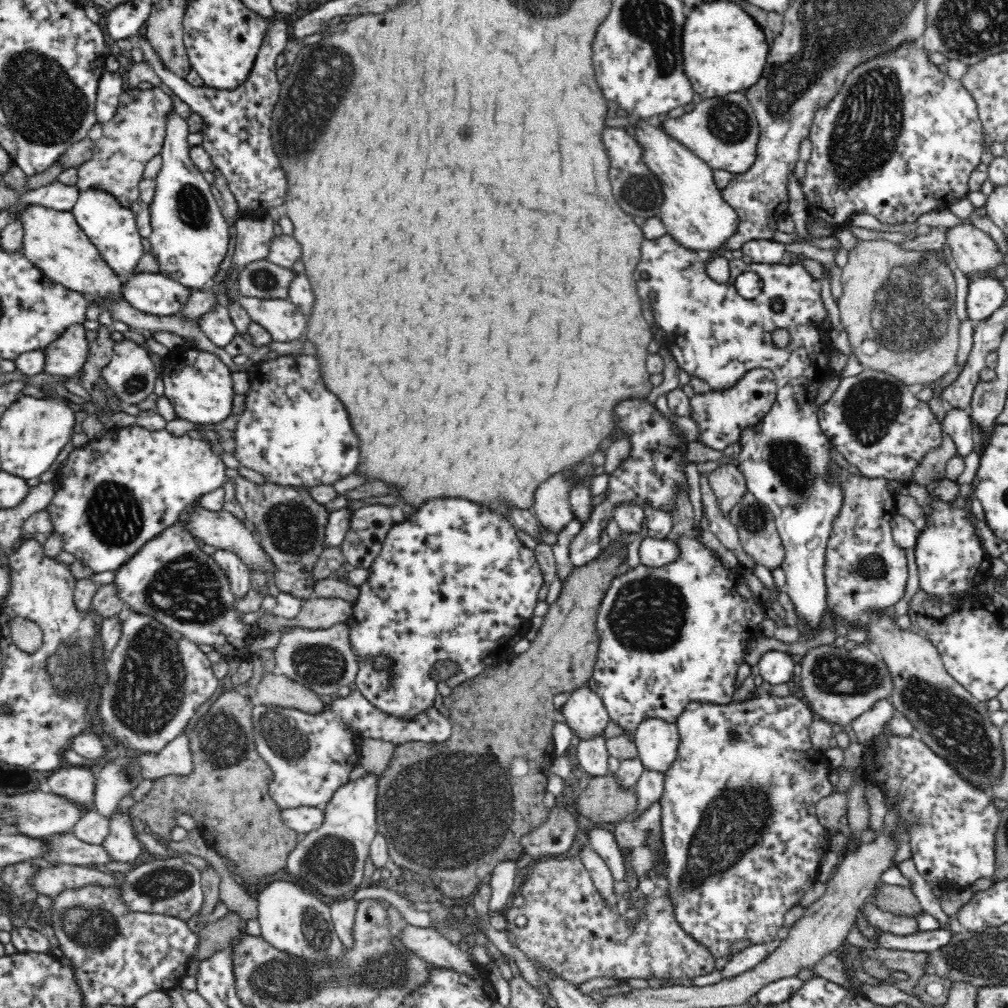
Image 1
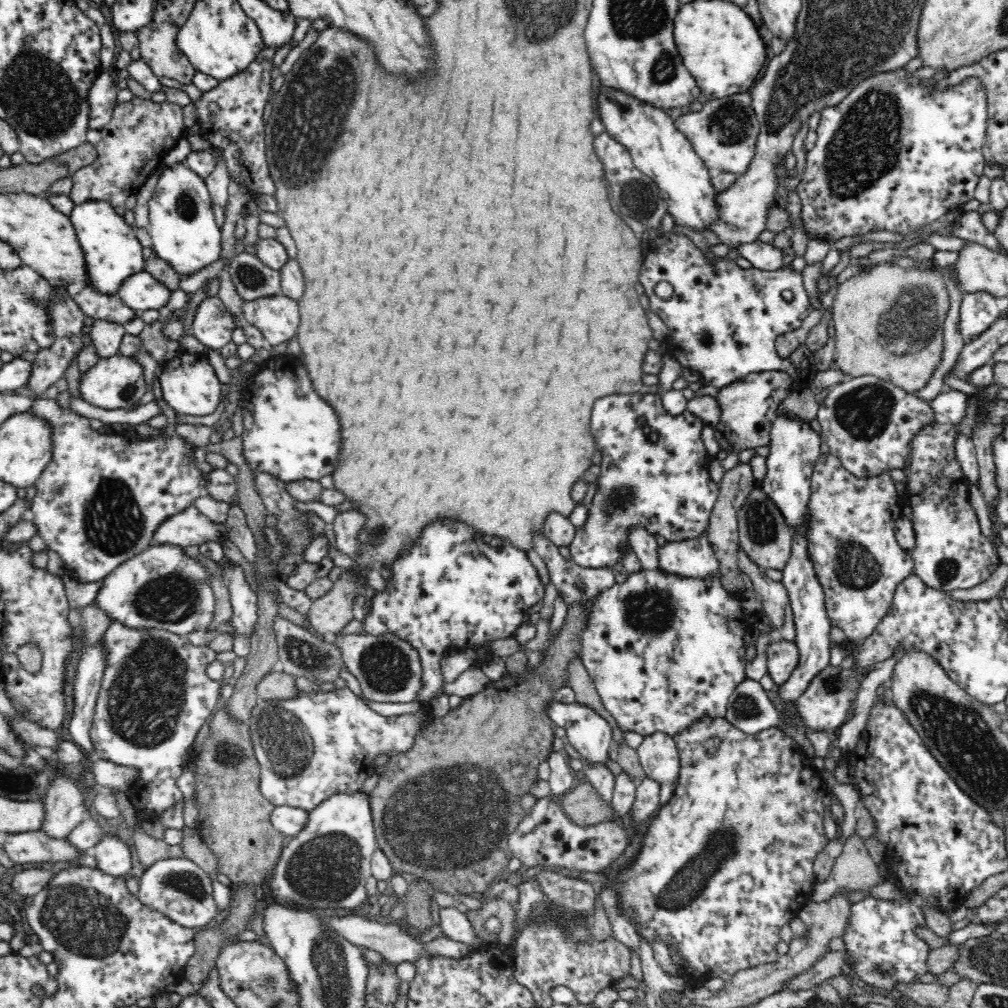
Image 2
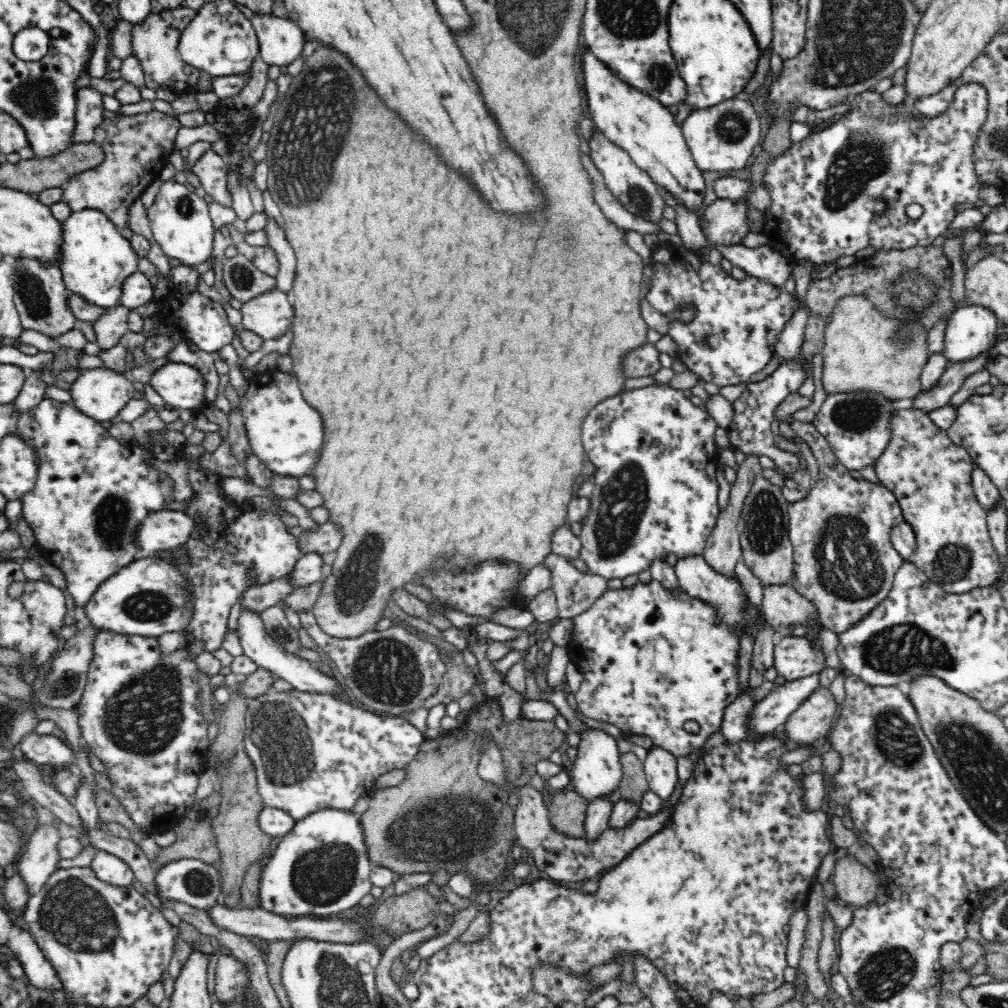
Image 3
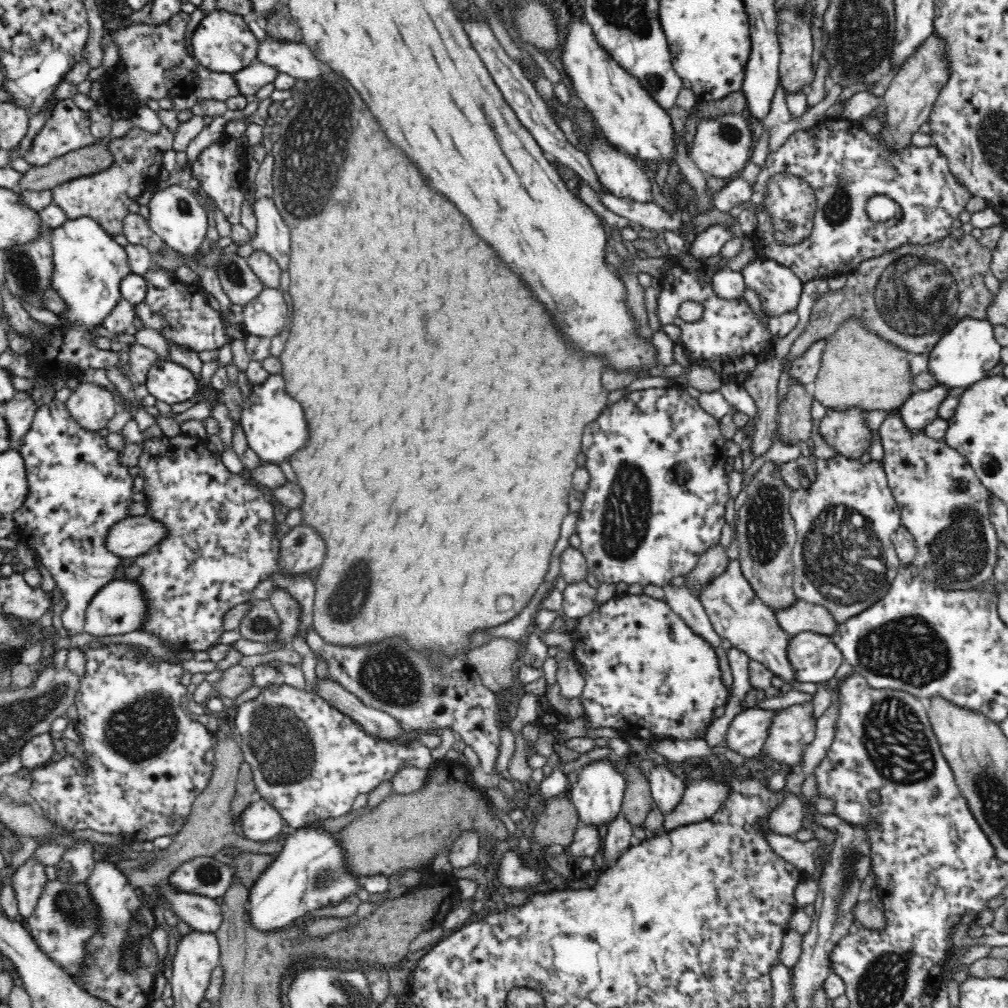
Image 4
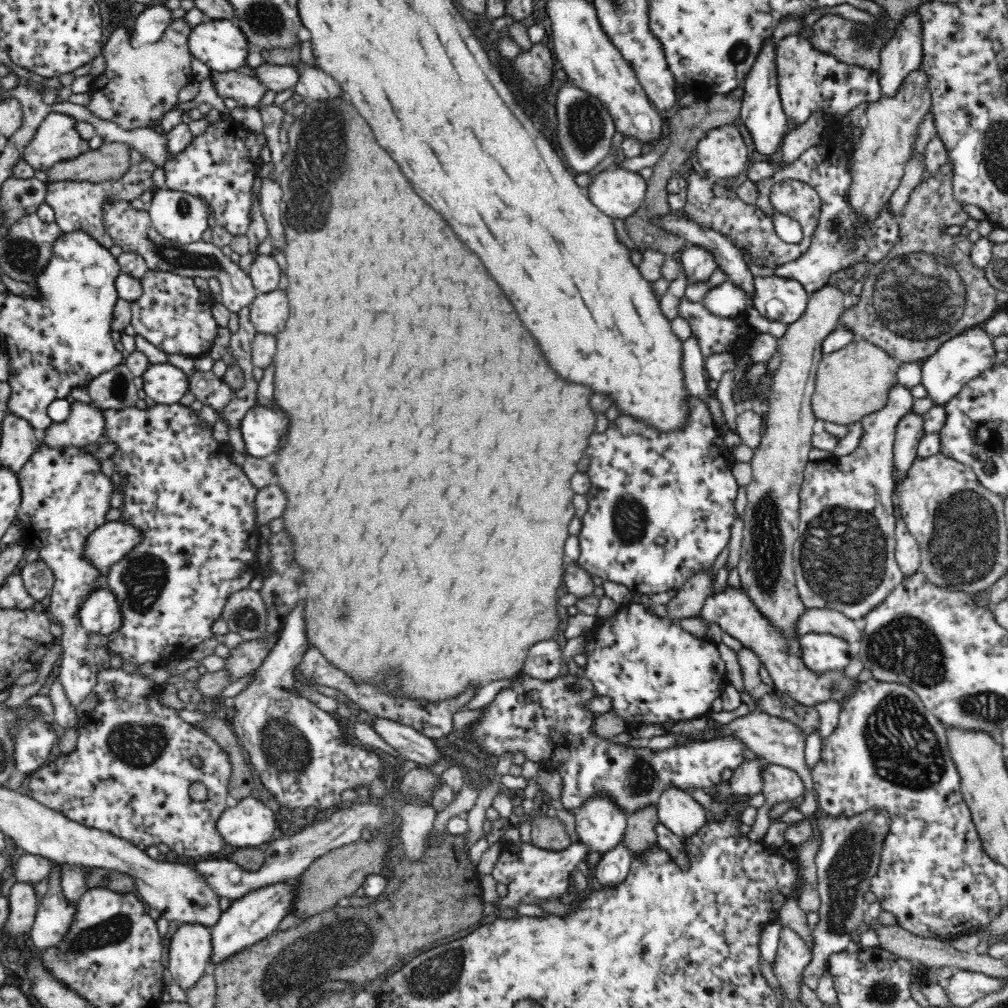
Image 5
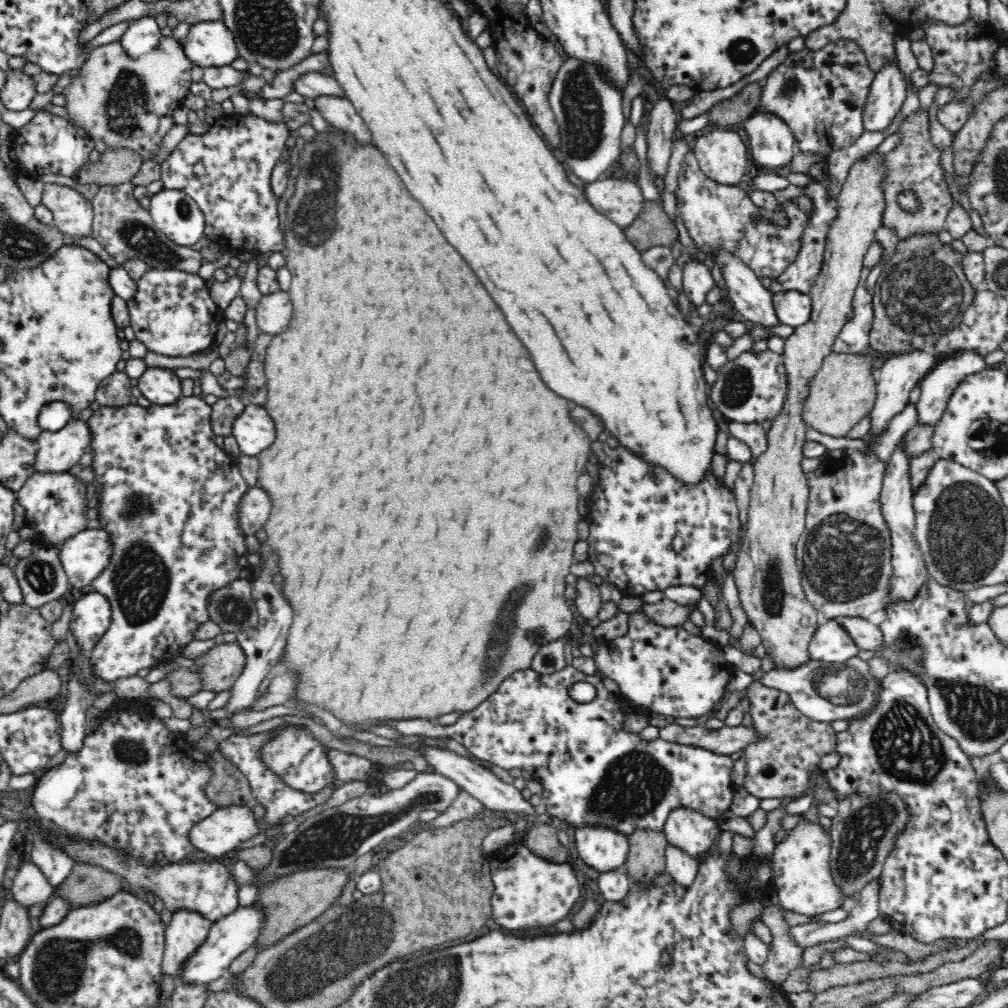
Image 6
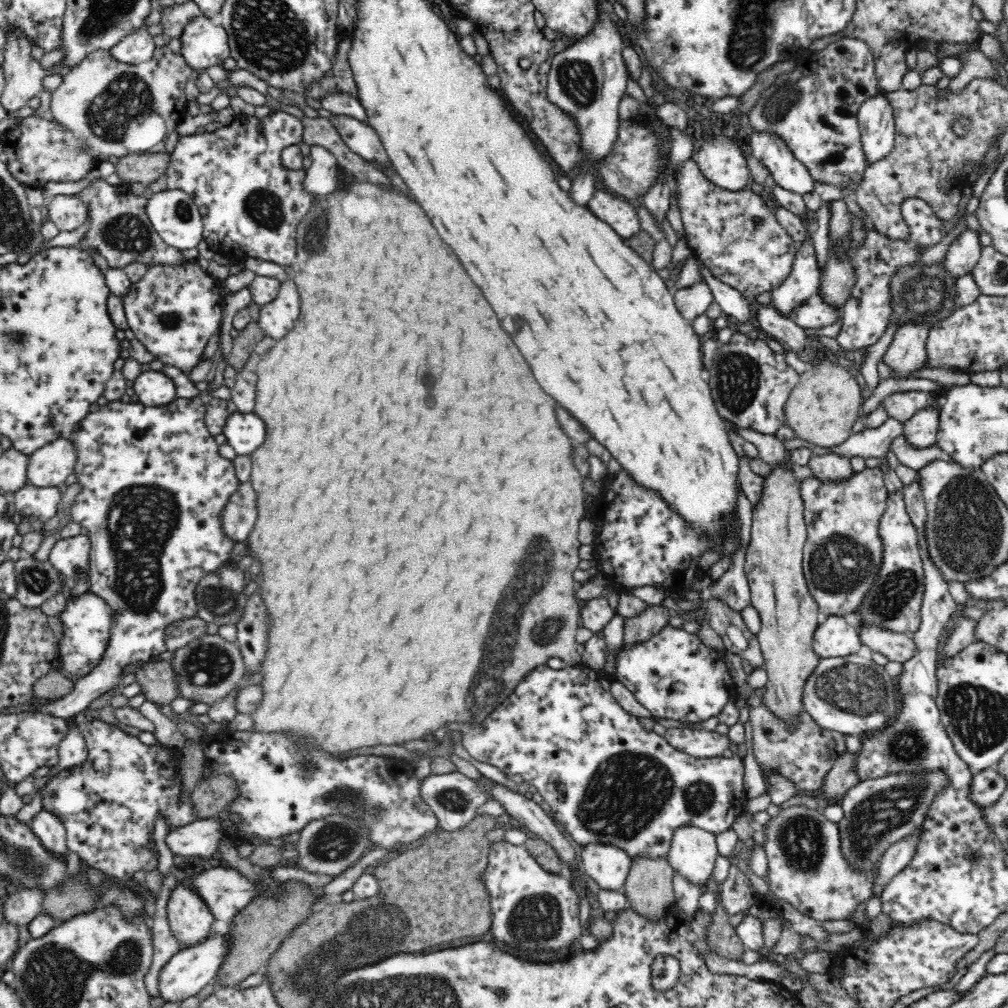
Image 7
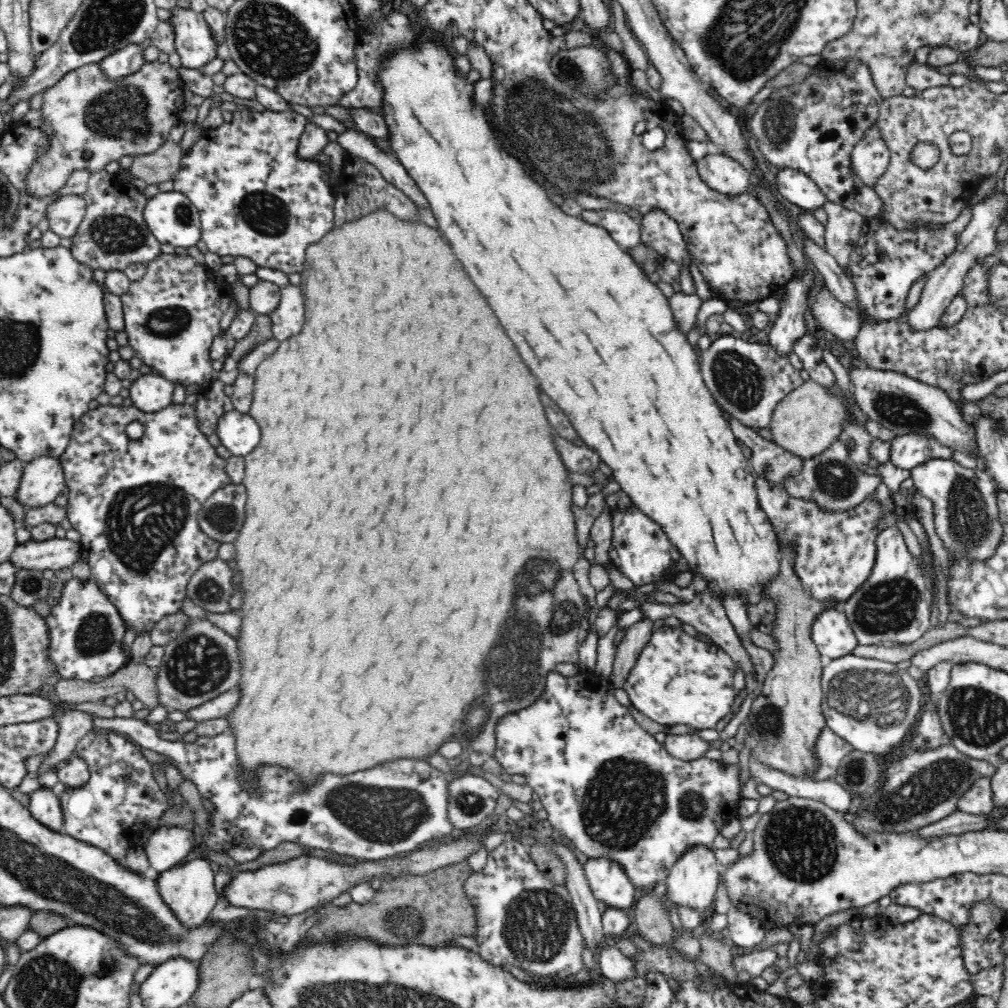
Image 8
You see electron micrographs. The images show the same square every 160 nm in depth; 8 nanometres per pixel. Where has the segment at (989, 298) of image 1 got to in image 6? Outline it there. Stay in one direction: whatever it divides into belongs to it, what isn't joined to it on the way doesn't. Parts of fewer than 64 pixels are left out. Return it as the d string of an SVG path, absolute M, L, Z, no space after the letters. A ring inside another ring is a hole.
M964 351L956 353L954 356L941 359L940 362L921 380L919 387L921 395L919 401L915 404L917 411L917 425L934 427L938 420L946 411L950 395L954 392L954 388L966 378L966 376L986 370L1000 369L1002 363L987 364L980 355L974 351Z

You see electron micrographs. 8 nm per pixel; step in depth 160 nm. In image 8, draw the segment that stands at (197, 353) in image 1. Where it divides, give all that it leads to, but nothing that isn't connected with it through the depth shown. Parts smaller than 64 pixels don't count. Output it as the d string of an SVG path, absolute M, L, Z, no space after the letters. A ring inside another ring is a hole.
M145 374L131 382L129 397L134 407L150 414L173 404L174 388L174 383L162 375Z

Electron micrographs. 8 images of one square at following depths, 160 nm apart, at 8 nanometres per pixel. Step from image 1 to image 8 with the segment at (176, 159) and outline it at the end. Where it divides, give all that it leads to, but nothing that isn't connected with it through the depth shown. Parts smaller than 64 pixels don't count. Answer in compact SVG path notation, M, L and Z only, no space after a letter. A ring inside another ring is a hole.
M174 190L169 192L160 191L154 197L148 199L143 210L143 218L151 234L161 243L186 249L200 242L201 221L199 213L191 200L181 192Z

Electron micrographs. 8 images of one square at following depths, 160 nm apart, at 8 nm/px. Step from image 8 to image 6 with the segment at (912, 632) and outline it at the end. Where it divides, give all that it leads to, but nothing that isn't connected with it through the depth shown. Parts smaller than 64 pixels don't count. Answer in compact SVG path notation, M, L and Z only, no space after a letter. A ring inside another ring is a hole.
M900 444L896 446L892 458L886 464L880 504L882 516L886 521L886 526L890 529L892 576L890 576L890 586L888 586L888 598L884 604L885 610L890 605L914 600L929 573L915 537L915 510L913 507L915 494L911 488L910 460Z

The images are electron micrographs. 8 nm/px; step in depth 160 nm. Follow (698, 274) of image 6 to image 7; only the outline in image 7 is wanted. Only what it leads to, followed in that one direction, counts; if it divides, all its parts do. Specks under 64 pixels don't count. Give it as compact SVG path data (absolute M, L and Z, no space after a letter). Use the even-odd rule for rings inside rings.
M707 283L678 289L674 295L674 302L678 312L690 323L697 316L705 314L710 304L714 301L712 291Z

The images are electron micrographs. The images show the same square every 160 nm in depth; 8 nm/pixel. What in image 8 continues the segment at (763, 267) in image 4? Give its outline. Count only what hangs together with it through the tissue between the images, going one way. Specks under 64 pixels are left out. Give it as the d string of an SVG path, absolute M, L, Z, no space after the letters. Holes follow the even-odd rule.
M826 287L820 290L812 314L820 326L832 332L838 340L845 344L855 344L861 329L861 318L858 312L834 299Z

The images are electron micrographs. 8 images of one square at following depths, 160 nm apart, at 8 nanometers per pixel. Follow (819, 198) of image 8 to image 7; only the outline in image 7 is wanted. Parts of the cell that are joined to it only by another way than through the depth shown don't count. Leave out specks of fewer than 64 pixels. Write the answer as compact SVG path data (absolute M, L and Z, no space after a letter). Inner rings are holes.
M754 131L751 135L751 150L766 165L779 187L800 196L814 191L816 182L809 170L794 158L782 139Z

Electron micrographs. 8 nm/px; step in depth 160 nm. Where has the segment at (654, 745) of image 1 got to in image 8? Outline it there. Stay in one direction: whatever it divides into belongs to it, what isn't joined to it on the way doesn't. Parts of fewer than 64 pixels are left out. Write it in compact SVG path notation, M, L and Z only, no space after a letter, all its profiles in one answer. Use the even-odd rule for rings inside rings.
M698 846L686 851L668 871L664 880L665 898L676 908L688 908L705 915L706 910L715 903L719 876L720 862L714 857L714 849Z

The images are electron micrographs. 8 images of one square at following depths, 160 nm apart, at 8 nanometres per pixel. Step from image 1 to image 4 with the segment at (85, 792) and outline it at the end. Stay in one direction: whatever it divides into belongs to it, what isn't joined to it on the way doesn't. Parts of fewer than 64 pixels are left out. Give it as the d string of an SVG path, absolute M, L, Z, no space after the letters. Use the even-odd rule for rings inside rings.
M31 857L17 872L9 874L9 883L17 898L19 914L25 919L32 917L47 883L44 865Z

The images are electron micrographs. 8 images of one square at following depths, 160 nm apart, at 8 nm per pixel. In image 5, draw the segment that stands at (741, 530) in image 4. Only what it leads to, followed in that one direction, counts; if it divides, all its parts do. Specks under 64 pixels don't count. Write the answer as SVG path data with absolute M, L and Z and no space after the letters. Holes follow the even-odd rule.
M826 284L809 294L804 314L792 324L787 325L784 336L779 342L778 354L780 365L773 374L770 394L769 409L766 426L762 436L760 447L754 452L751 467L753 480L747 487L747 505L743 516L743 540L740 550L740 562L737 570L740 576L741 588L748 599L754 603L754 608L772 623L774 629L780 631L780 635L788 640L797 639L802 636L797 630L797 622L805 613L806 605L800 598L795 585L795 570L793 567L793 548L799 538L799 510L800 492L804 486L804 469L809 462L809 454L813 449L811 441L813 426L817 419L812 411L811 396L815 391L815 380L818 365L821 363L822 343L840 326L839 320L843 312L848 308L848 294L842 292L837 284Z

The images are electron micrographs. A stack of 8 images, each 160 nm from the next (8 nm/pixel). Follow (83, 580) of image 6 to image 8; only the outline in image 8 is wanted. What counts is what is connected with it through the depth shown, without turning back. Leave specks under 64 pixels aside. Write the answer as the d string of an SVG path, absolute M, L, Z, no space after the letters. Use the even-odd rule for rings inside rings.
M65 538L32 540L19 543L12 552L9 562L18 569L60 570L71 567L81 559L81 545Z

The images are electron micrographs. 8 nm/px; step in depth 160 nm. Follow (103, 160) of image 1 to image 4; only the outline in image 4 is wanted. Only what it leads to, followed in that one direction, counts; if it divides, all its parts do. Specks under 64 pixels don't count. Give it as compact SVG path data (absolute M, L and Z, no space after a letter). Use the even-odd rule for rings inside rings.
M134 127L122 138L109 144L115 158L114 166L95 175L83 176L58 184L51 189L52 202L63 210L67 220L88 218L98 222L108 235L122 234L124 218L129 214L130 204L158 180L162 170L162 154L173 148L175 139L167 127L158 134Z

